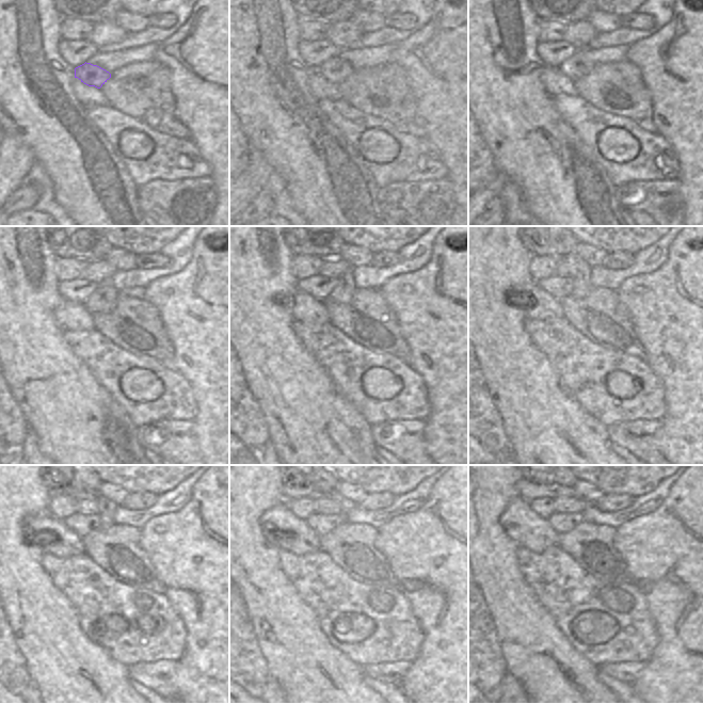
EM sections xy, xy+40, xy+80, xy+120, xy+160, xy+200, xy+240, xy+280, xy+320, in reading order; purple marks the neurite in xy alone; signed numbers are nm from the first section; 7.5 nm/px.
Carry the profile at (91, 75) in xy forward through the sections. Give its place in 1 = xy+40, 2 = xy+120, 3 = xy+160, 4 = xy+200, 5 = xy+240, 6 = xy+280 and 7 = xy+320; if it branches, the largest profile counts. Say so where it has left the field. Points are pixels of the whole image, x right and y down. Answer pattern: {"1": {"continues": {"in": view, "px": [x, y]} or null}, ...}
{"1": {"continues": {"in": "xy+40", "px": [335, 69]}}, "2": {"continues": {"in": "xy+120", "px": [102, 300]}}, "3": {"continues": {"in": "xy+160", "px": [344, 291]}}, "4": {"continues": {"in": "xy+200", "px": [582, 286]}}, "5": {"continues": {"in": "xy+240", "px": [107, 508]}}, "6": {"continues": {"in": "xy+280", "px": [289, 492]}}, "7": {"continues": {"in": "xy+320", "px": [529, 491]}}}

